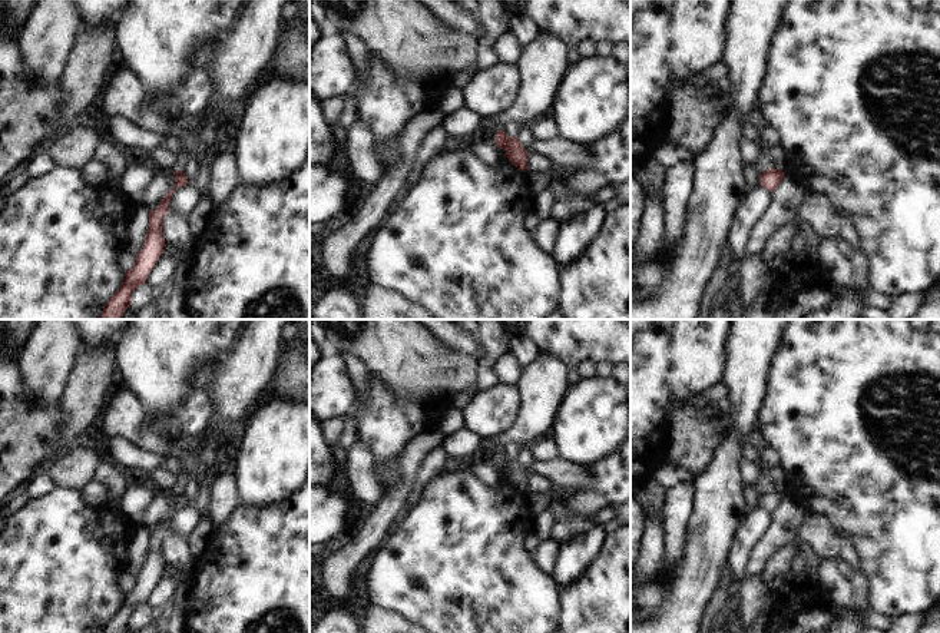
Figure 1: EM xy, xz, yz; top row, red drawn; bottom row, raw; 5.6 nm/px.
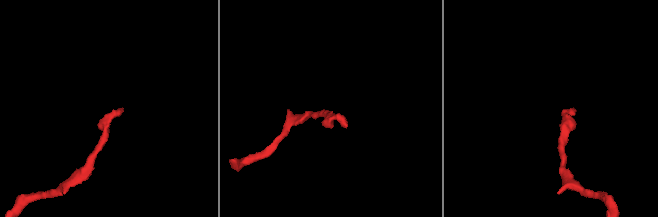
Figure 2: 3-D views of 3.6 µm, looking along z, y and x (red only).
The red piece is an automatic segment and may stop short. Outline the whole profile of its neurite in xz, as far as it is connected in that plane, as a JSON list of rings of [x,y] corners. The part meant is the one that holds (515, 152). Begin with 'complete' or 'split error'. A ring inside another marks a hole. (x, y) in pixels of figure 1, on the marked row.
complete | [[[494,132],[494,143],[499,149],[504,149],[504,156],[514,165],[519,170],[526,172],[526,159],[529,153],[523,149],[517,137],[509,137],[504,132]]]

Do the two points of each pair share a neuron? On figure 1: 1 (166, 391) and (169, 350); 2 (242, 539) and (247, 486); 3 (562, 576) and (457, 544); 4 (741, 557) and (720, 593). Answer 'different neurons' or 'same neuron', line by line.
1: same neuron
2: different neurons
3: different neurons
4: different neurons

